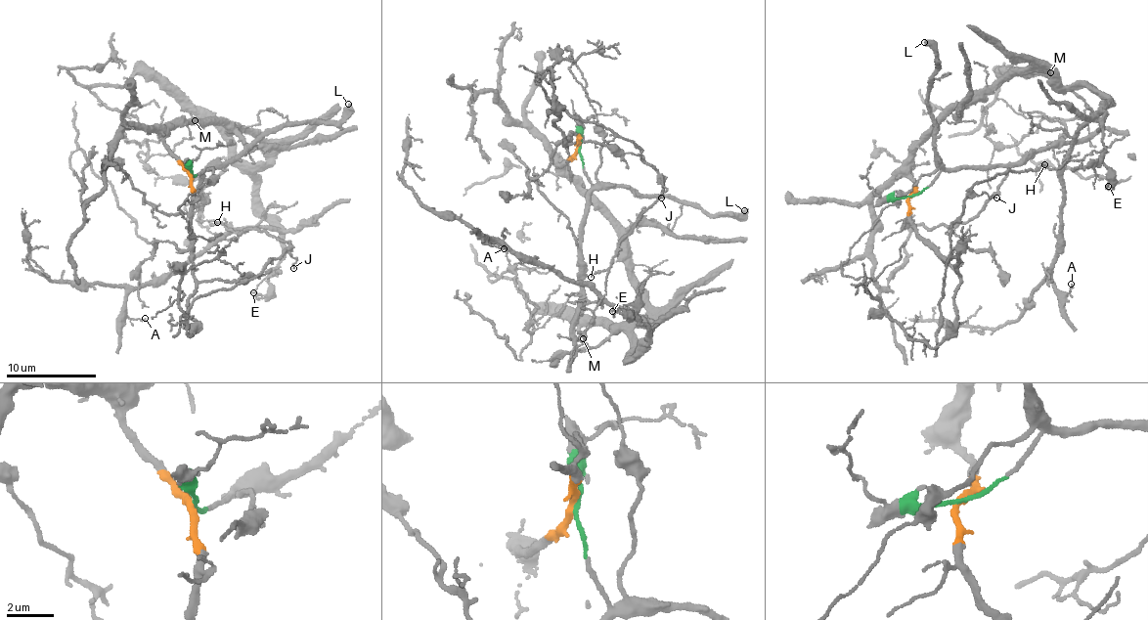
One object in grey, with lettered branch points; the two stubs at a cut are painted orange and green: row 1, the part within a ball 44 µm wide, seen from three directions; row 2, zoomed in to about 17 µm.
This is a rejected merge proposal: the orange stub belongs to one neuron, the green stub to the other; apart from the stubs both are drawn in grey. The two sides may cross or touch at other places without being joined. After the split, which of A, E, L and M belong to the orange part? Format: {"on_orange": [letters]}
{"on_orange": ["A", "E", "M"]}

